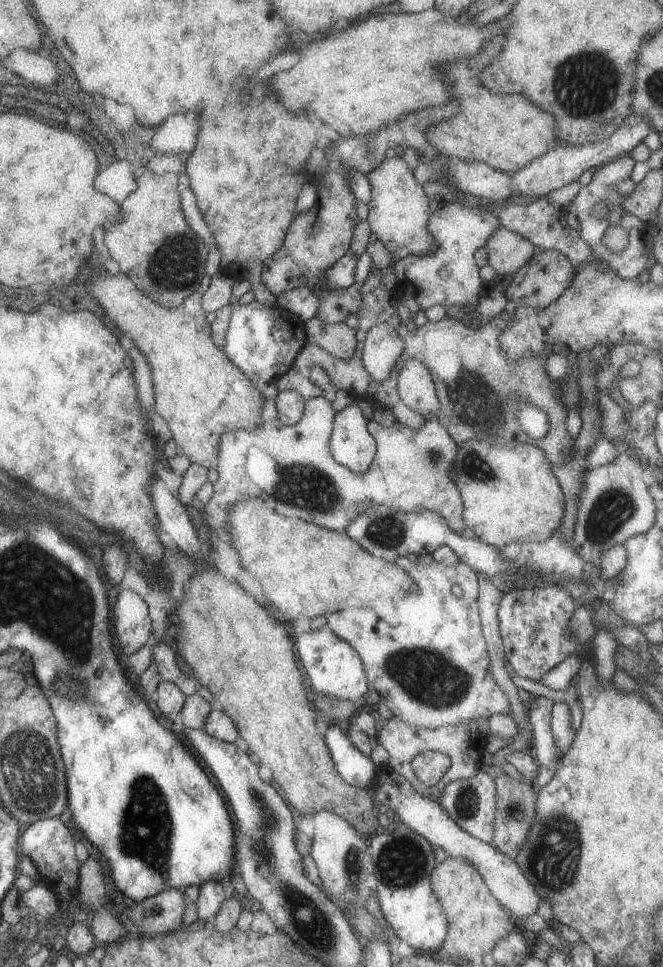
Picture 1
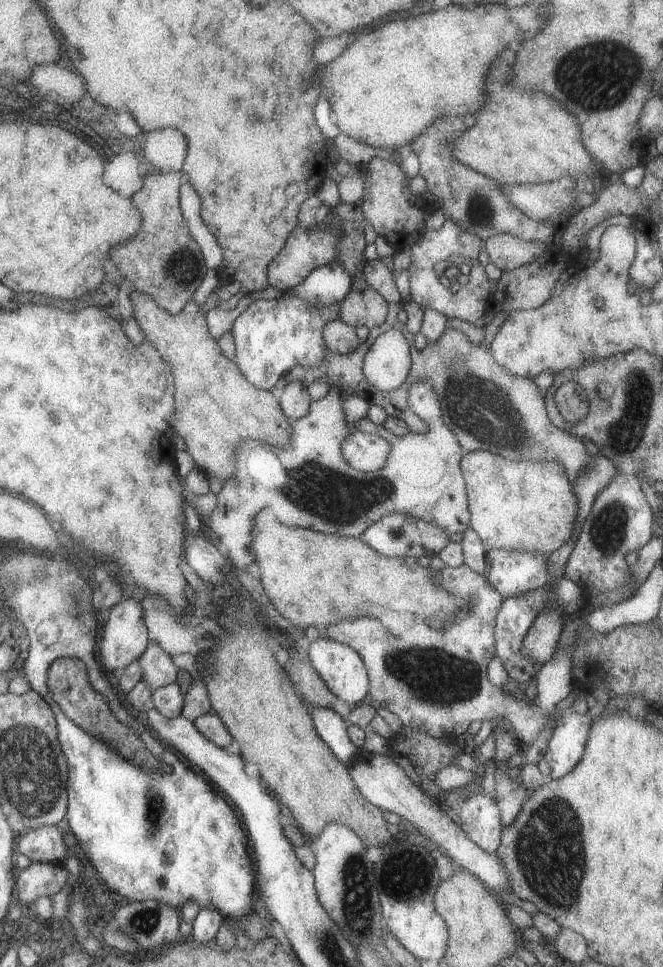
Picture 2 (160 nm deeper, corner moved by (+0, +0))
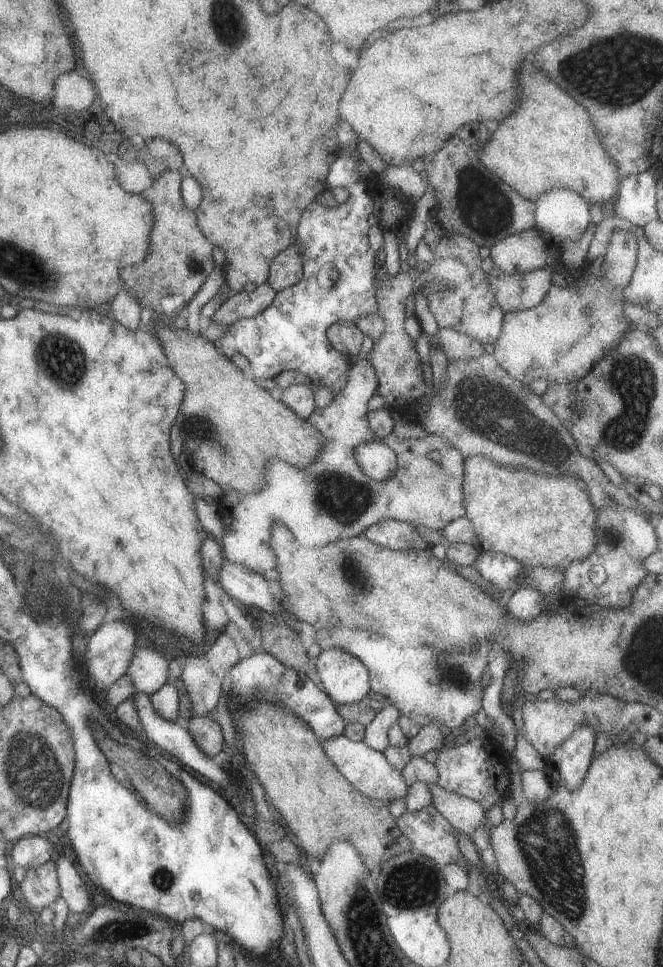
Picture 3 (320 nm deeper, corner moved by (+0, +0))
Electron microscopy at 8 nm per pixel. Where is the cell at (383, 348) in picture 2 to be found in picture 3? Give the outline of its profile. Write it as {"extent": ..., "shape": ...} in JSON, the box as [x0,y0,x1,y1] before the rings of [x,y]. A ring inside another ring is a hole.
{"extent":[216,359,464,580],"shape":[[[357,359],[348,372],[348,379],[343,387],[343,390],[338,395],[333,395],[333,400],[329,403],[329,406],[326,406],[324,409],[315,407],[313,412],[306,418],[306,421],[309,424],[312,424],[312,427],[315,427],[321,434],[323,439],[322,451],[313,464],[310,464],[307,468],[298,469],[294,466],[288,465],[283,461],[275,458],[269,459],[269,463],[265,463],[265,472],[264,472],[264,487],[259,491],[255,492],[252,495],[239,495],[238,492],[229,491],[224,493],[220,499],[216,501],[217,504],[217,513],[220,517],[220,520],[224,524],[224,533],[221,538],[221,550],[224,558],[232,563],[244,566],[256,572],[259,576],[262,576],[265,580],[278,580],[278,568],[276,567],[276,556],[274,555],[273,549],[270,545],[270,530],[272,524],[277,522],[285,525],[287,530],[290,530],[290,533],[294,536],[295,540],[298,543],[301,543],[303,546],[307,547],[320,547],[321,545],[338,541],[341,539],[346,539],[349,537],[354,537],[361,534],[370,524],[376,523],[377,521],[395,519],[396,521],[405,521],[407,524],[413,525],[423,525],[429,527],[430,529],[440,531],[444,524],[447,524],[450,520],[456,519],[457,517],[463,517],[464,508],[463,508],[463,498],[462,498],[462,480],[464,475],[464,460],[460,455],[460,452],[453,448],[445,438],[432,435],[428,433],[424,438],[413,439],[406,438],[400,439],[392,432],[389,433],[384,439],[380,439],[374,432],[371,432],[369,428],[368,420],[366,419],[367,403],[372,396],[377,395],[377,377],[376,372],[374,371],[373,365],[367,359]],[[371,442],[386,442],[389,448],[395,453],[397,460],[397,468],[395,474],[390,477],[389,480],[376,481],[368,476],[363,474],[363,471],[359,468],[357,461],[354,457],[355,447],[361,443],[371,443]]]}

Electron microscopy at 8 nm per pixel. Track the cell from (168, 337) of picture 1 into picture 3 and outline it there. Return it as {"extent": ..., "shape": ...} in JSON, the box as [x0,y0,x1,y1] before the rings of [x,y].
{"extent":[155,321,322,496],"shape":[[[156,321],[155,330],[169,366],[184,384],[175,426],[179,428],[183,448],[191,455],[191,468],[195,470],[195,476],[211,478],[223,493],[235,491],[243,496],[255,494],[264,487],[264,468],[269,459],[277,458],[298,469],[313,464],[322,451],[322,434],[280,400],[274,400],[257,381],[245,379],[241,370],[230,361],[227,351],[205,340],[200,334],[191,335],[186,329],[171,330]]]}

